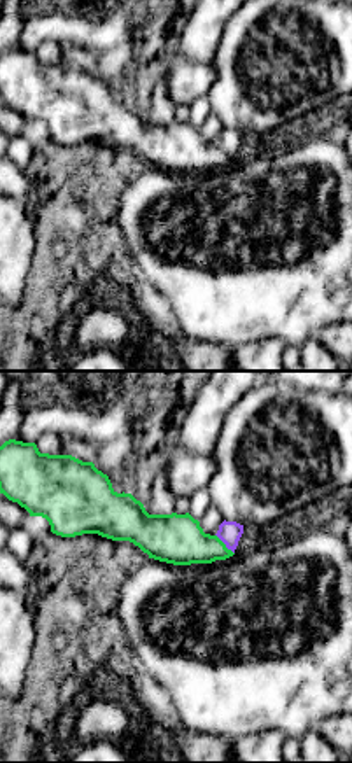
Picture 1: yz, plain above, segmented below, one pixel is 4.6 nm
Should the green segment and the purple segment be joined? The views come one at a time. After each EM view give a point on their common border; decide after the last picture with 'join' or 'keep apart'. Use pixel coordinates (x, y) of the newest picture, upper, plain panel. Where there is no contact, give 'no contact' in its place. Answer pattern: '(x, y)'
(225, 153)

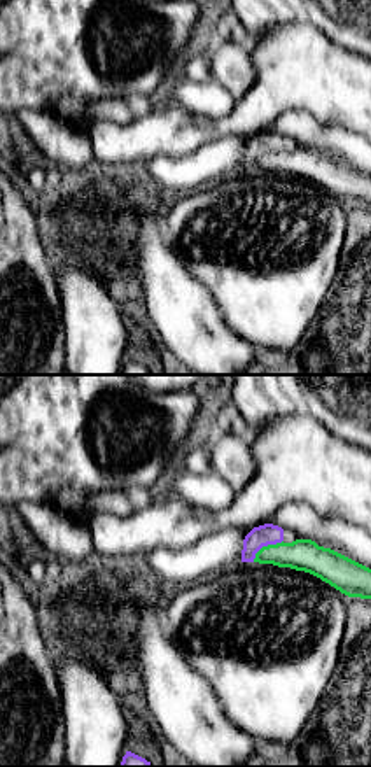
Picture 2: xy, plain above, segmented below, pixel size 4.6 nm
(265, 154)

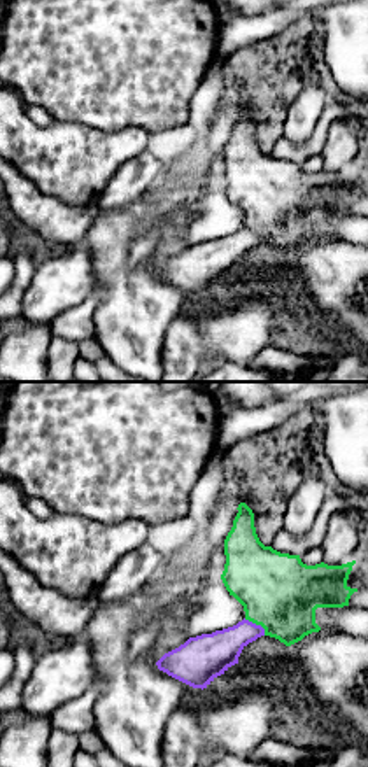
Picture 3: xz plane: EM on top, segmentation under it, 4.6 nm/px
(256, 232)

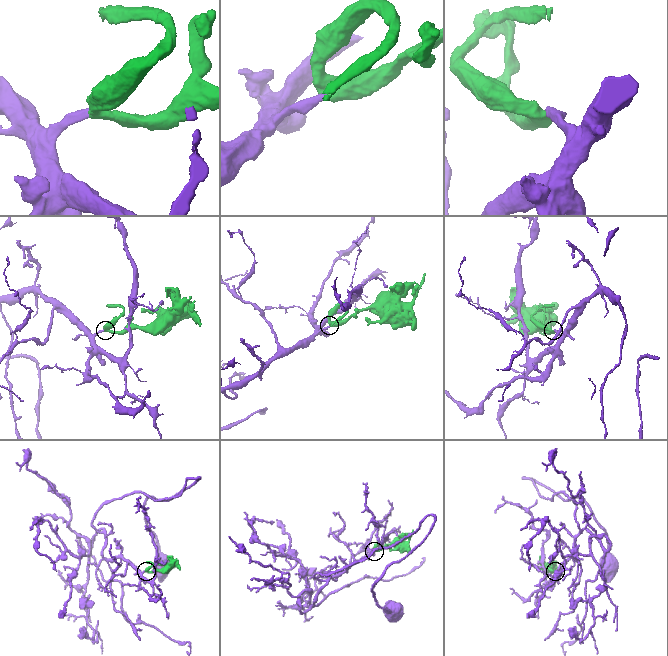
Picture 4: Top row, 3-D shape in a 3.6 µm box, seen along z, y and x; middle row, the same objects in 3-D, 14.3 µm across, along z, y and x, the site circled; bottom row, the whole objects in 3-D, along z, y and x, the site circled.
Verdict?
keep apart

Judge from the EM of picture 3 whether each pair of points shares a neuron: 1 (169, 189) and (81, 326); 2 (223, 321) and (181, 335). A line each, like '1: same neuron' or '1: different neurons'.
1: different neurons
2: same neuron

